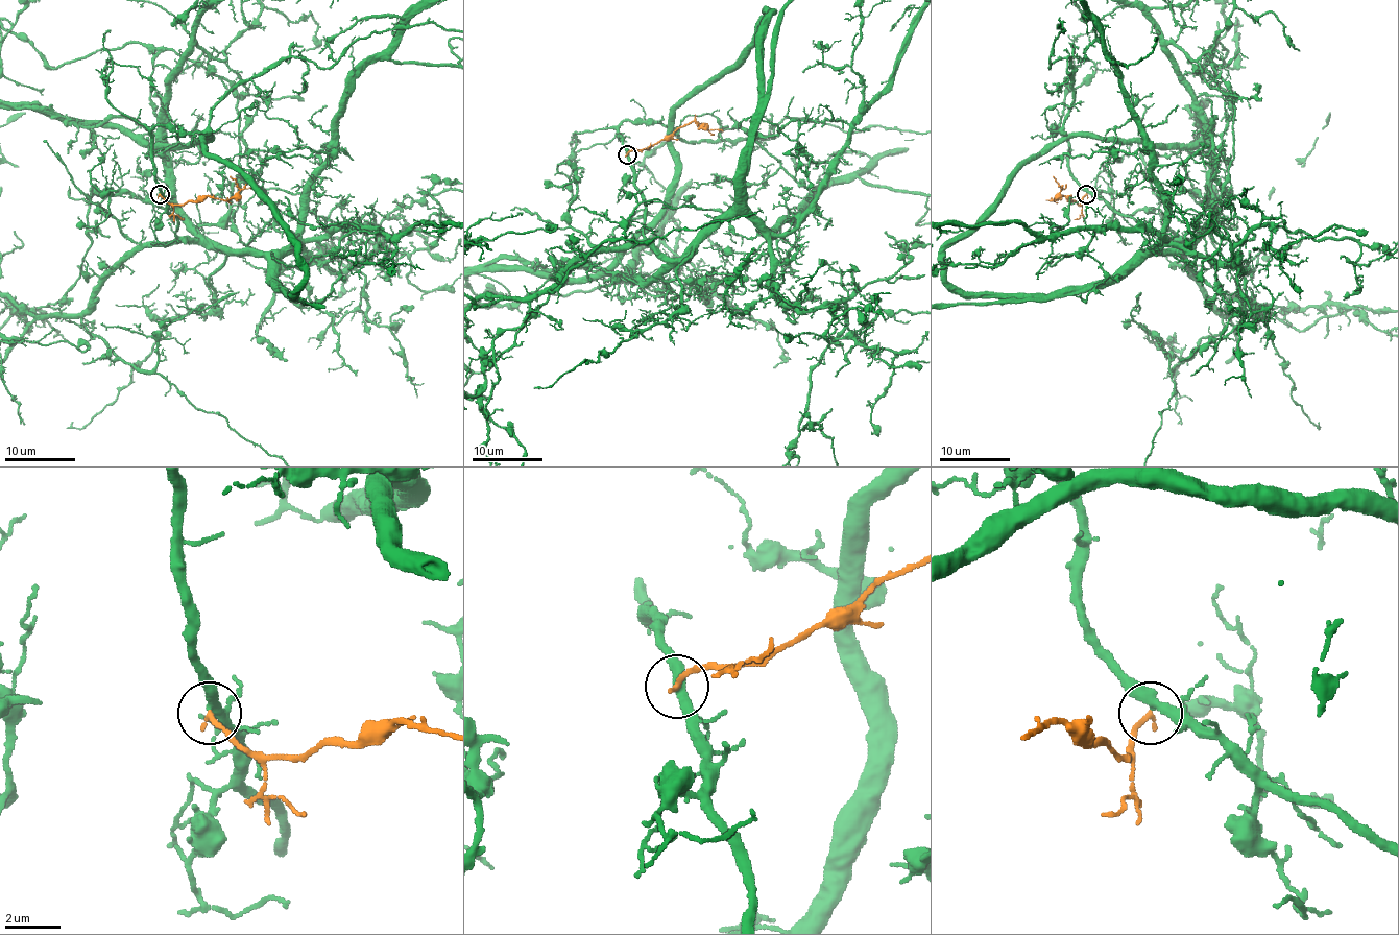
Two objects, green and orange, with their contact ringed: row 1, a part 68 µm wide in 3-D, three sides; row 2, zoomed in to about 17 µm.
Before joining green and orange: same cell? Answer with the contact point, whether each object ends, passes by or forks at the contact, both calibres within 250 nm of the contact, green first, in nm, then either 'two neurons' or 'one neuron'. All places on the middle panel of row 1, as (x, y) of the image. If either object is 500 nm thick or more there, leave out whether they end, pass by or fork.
at (627, 154); green passes by; orange ends there; 380 nm thick on the green side, 200 nm on the other; one neuron

